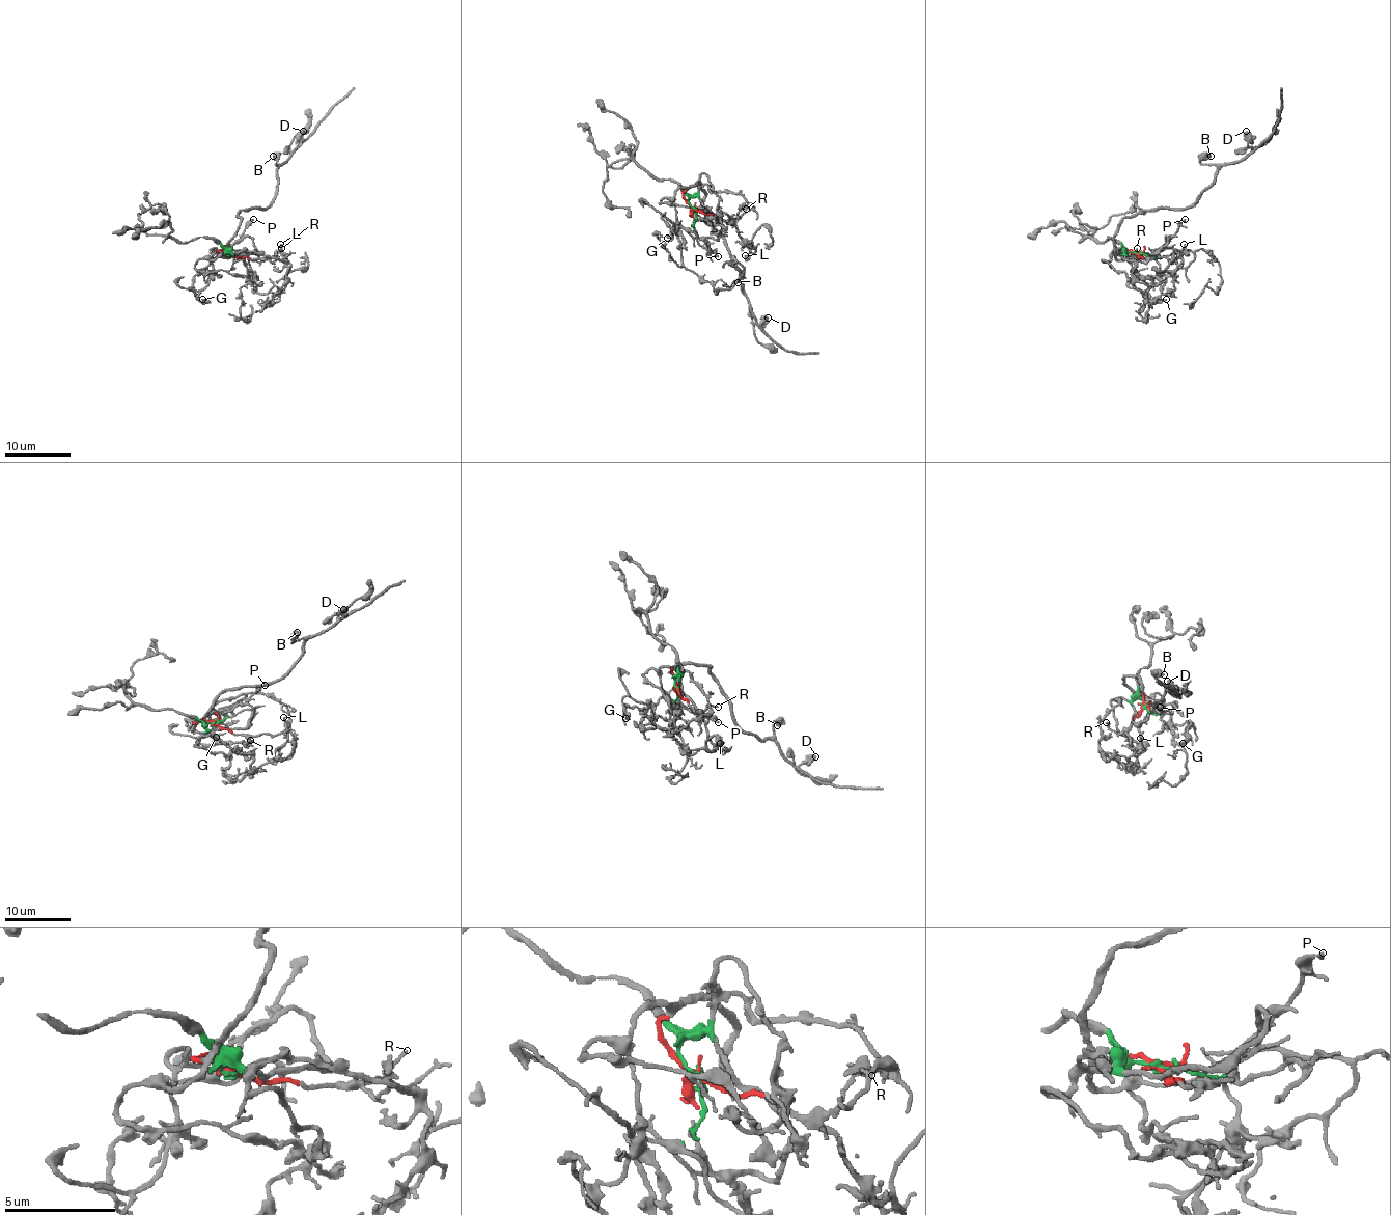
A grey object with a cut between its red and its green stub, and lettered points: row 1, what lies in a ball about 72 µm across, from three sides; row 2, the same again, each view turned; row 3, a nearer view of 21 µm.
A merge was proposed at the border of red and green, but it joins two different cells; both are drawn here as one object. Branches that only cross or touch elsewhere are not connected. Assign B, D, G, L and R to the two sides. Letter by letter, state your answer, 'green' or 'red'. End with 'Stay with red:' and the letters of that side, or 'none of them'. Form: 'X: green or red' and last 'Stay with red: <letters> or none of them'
B: red
D: red
G: green
L: red
R: red
Stay with red: B, D, L, R

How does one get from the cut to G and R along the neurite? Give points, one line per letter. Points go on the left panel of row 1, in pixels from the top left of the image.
G: (228, 255), (216, 257), (211, 280), (197, 299), (203, 302), (202, 299)
R: (228, 255), (269, 258), (272, 261), (282, 249)

